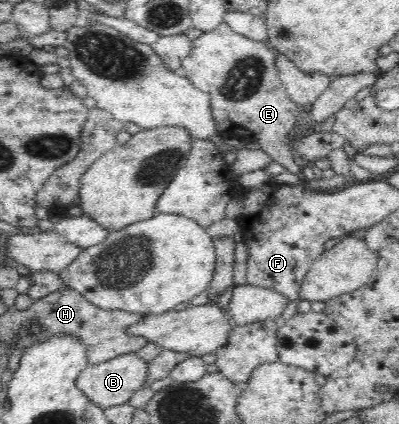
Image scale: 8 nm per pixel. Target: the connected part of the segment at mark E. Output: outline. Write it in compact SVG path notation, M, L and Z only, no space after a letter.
M223 21L215 30L204 32L192 41L191 52L182 60L180 73L191 80L195 88L210 97L211 111L218 125L217 132L223 138L236 137L259 142L261 149L271 156L274 162L285 166L287 172L301 175L302 167L295 165L293 161L295 151L289 134L302 121L302 108L288 97L278 76L275 53L269 49L268 43L241 36Z

